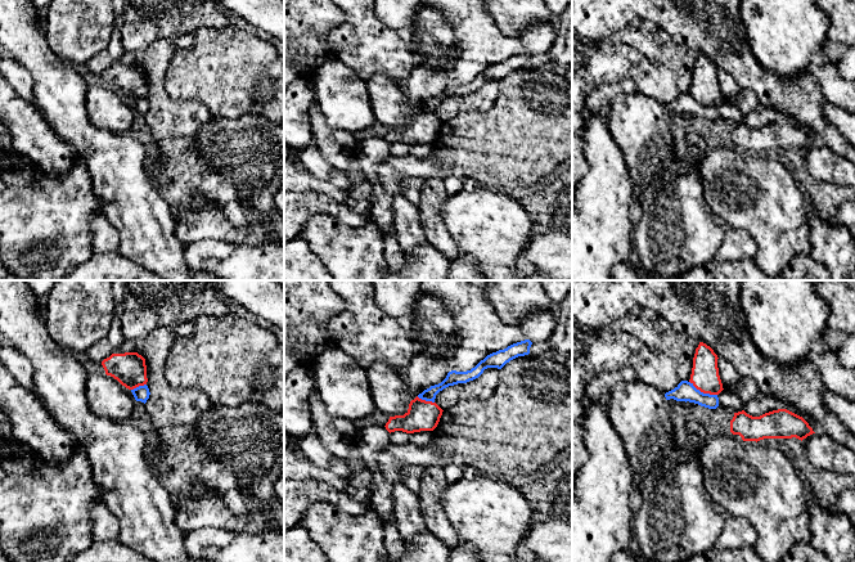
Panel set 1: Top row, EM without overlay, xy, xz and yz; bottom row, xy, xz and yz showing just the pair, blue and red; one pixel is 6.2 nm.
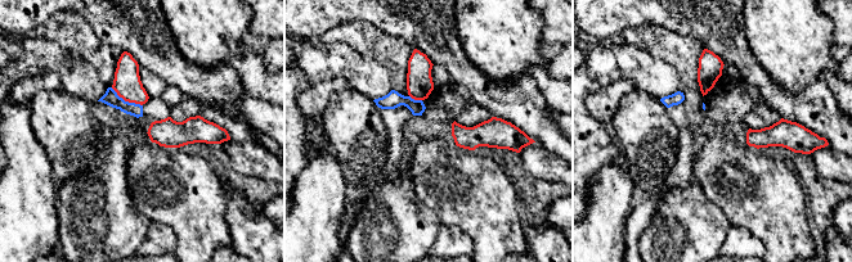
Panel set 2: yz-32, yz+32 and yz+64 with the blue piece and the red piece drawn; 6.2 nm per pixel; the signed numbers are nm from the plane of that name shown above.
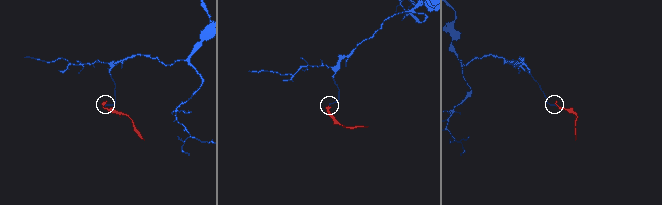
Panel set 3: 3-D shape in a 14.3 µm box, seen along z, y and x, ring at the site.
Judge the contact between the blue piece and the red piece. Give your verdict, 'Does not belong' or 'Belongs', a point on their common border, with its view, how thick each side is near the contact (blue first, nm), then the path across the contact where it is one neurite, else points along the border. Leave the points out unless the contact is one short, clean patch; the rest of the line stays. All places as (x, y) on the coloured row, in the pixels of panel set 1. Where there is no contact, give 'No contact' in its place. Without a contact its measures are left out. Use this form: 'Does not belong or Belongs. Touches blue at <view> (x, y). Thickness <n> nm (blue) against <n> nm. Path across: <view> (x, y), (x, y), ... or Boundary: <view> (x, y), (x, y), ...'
Does not belong. Touches blue at yz (702, 392). Thickness 120 nm (blue) against 180 nm. Boundary: yz (689, 381), (701, 391), (716, 395)

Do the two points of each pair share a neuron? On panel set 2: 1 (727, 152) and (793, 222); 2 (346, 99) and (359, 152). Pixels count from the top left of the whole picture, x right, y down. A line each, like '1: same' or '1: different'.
1: same
2: same

